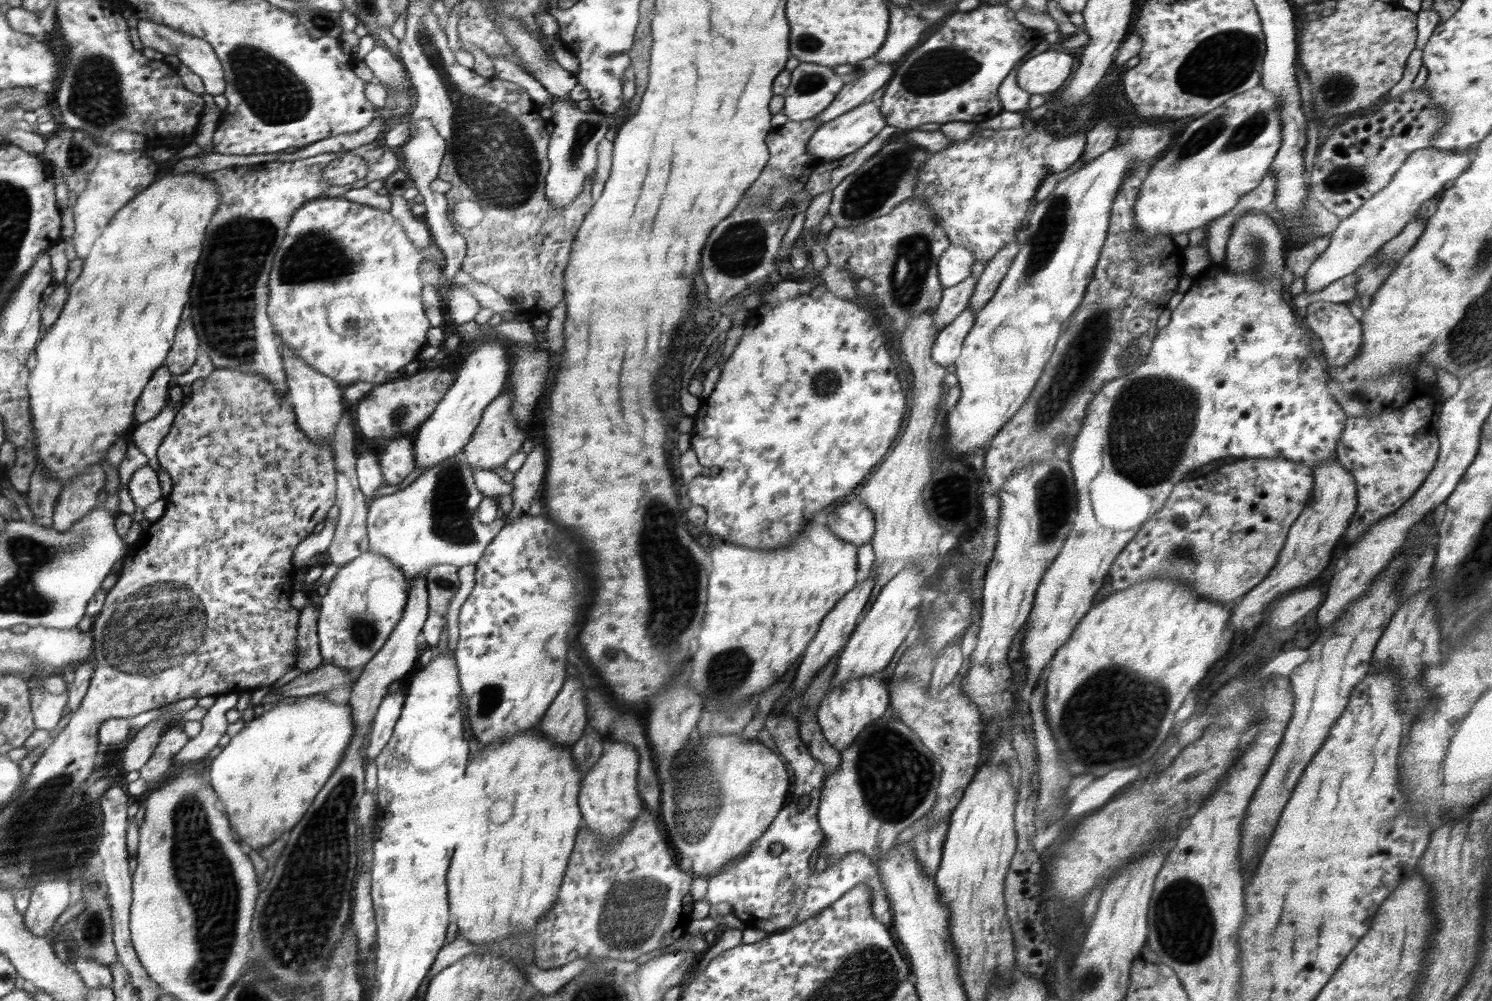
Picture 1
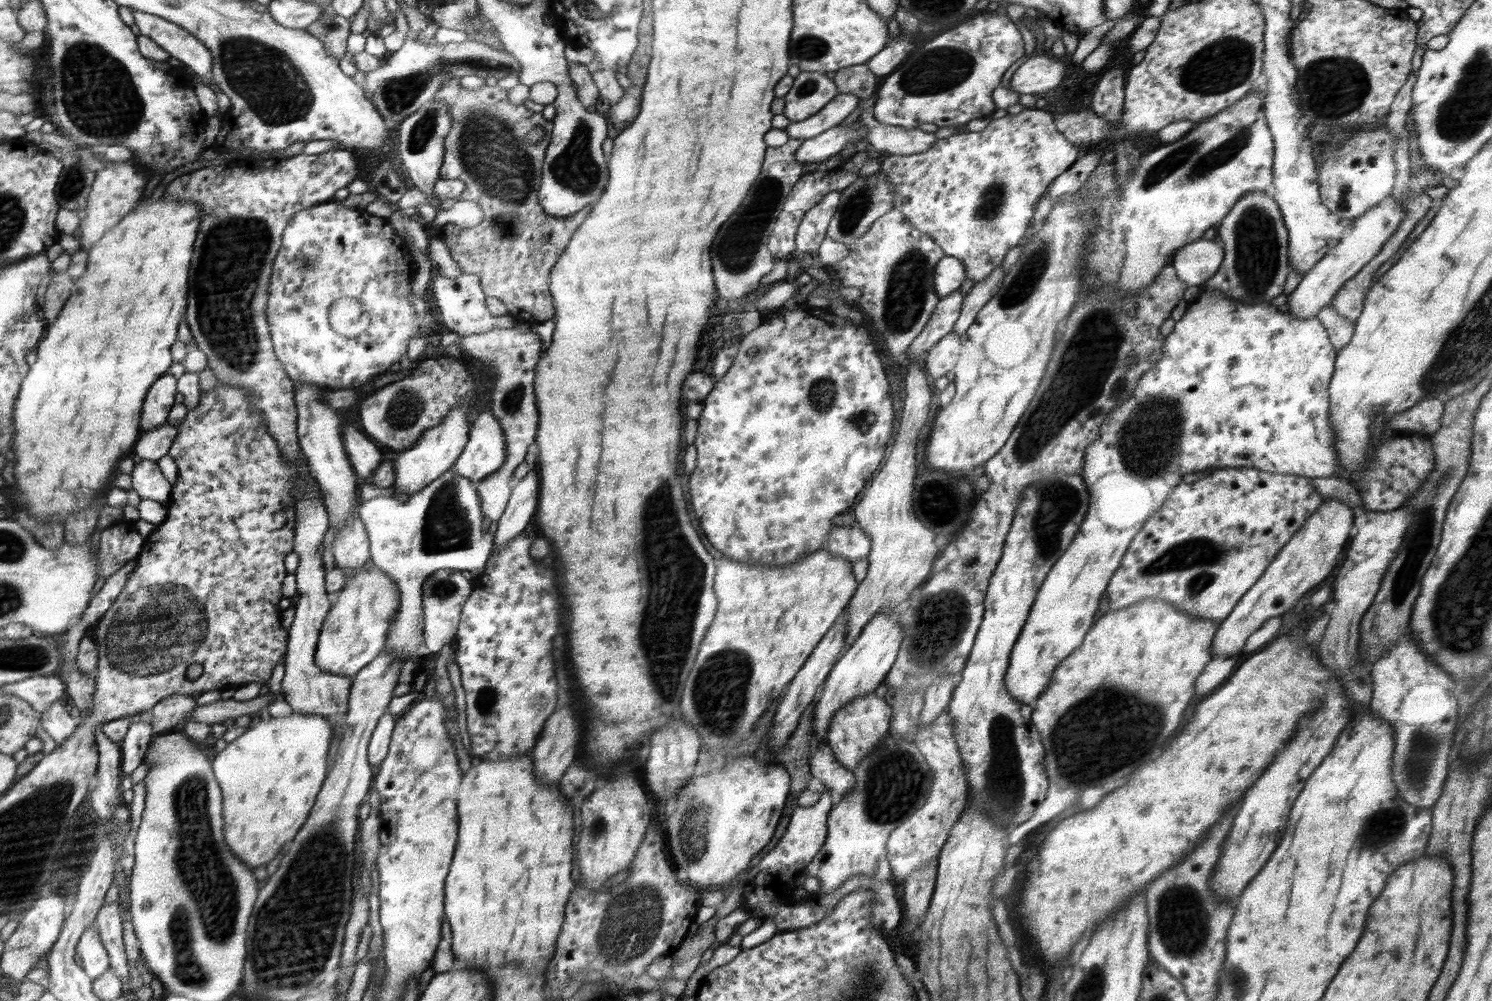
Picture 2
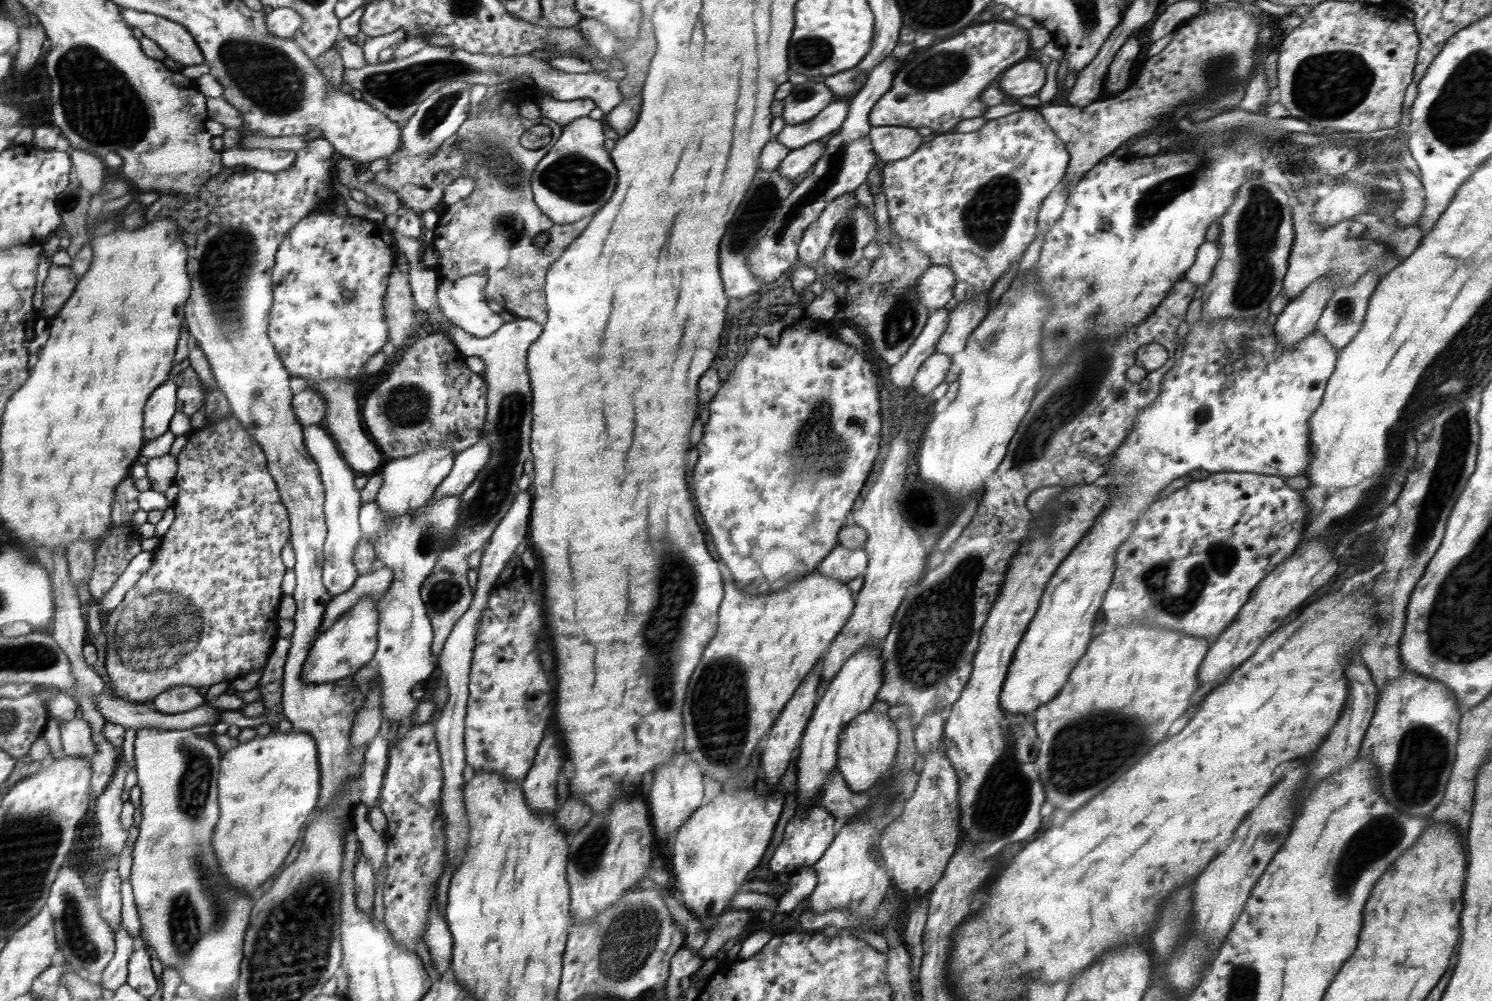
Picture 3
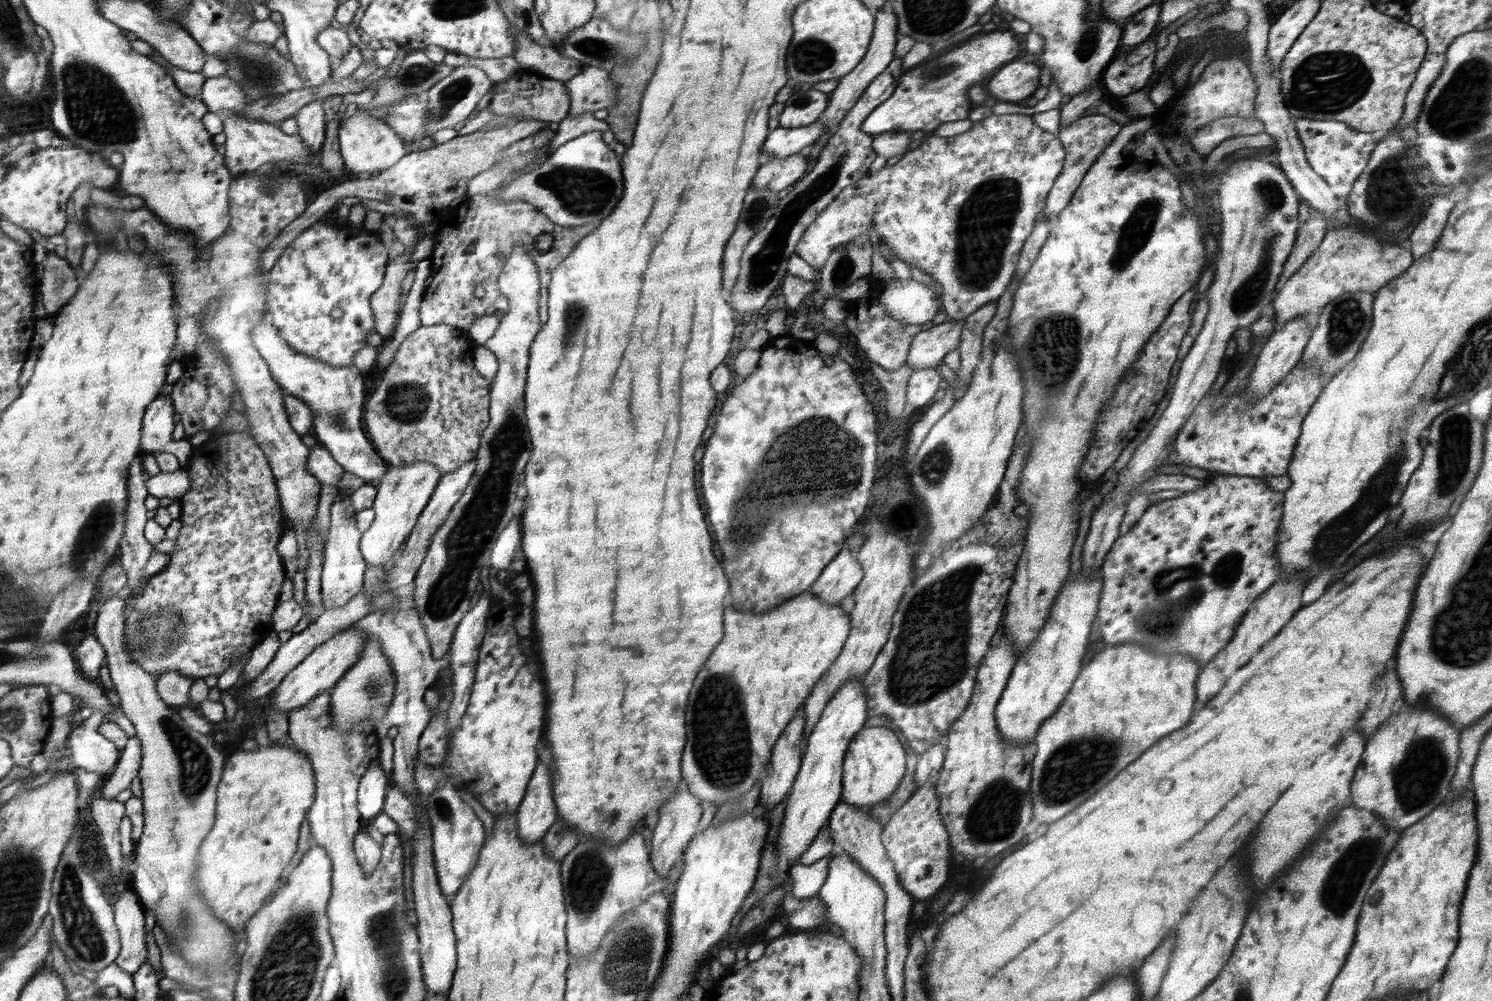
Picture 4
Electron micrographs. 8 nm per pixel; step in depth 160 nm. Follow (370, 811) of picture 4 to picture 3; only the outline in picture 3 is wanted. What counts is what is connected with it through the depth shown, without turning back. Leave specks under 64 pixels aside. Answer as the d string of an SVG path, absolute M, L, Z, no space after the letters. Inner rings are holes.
M381 735L375 736L364 753L364 768L361 771L361 781L364 784L364 794L359 802L368 809L378 804L380 789L387 769L390 741Z

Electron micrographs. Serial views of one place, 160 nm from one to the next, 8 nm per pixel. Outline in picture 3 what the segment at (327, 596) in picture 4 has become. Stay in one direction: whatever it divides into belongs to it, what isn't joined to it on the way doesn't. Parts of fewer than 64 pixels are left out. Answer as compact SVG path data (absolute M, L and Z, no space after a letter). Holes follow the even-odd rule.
M322 422L303 427L303 436L304 446L314 462L318 464L319 471L322 472L322 482L326 486L324 514L326 514L328 536L326 536L326 544L323 544L322 580L328 594L338 596L349 591L360 575L354 566L353 556L360 539L364 537L359 525L359 510L362 502L359 490L354 486L356 472L344 460L335 440L325 431L325 428Z

